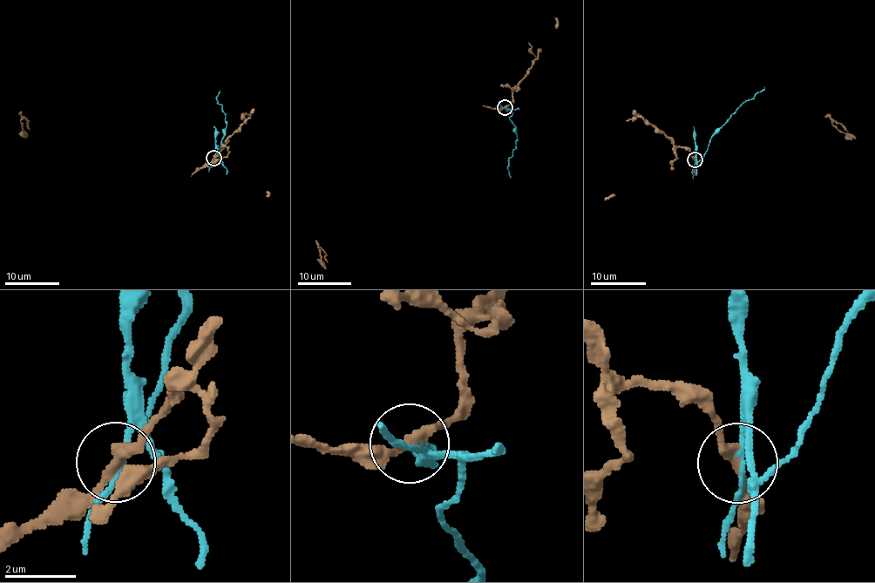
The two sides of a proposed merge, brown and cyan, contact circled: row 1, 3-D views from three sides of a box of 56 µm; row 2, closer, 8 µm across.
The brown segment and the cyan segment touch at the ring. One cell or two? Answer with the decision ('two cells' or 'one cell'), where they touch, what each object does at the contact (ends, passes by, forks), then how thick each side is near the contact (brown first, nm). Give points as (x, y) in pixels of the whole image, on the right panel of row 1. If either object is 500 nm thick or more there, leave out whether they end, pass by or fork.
two cells; place (695, 159); brown passes by; cyan passes by; calibres 280 and 150 nm

